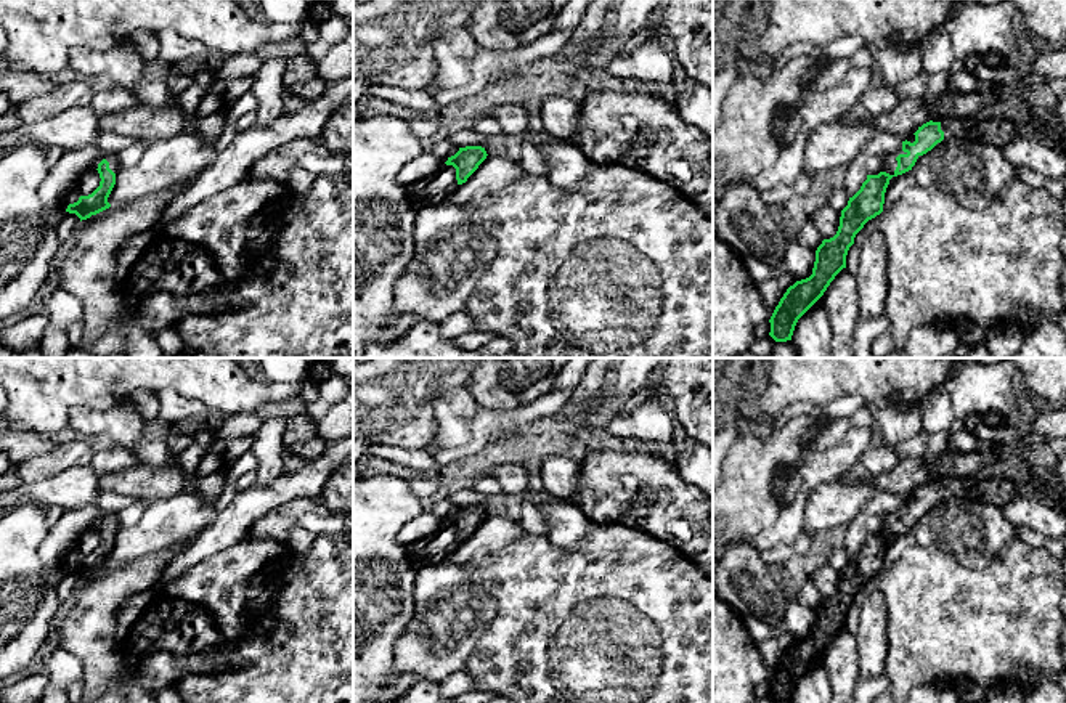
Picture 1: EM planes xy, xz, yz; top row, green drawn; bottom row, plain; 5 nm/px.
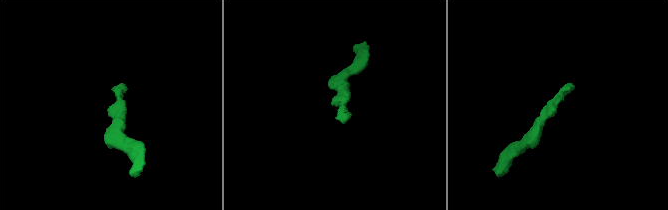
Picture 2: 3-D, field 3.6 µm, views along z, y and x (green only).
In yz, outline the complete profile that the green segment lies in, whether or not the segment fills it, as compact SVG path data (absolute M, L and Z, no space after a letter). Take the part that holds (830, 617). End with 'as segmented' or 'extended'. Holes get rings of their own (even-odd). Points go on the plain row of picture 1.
M934 477L918 486L897 512L885 515L883 530L867 534L861 549L841 570L833 597L824 599L816 610L812 634L787 648L769 682L775 701L791 700L798 679L824 655L835 636L846 628L846 615L864 584L883 571L885 552L893 536L909 533L915 522L938 502L974 494L983 502L1003 506L1016 498L1015 485L1005 478L976 480L974 477Z; extended

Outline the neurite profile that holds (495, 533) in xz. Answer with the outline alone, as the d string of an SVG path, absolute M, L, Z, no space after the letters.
M486 515L466 542L454 546L440 560L448 563L467 563L477 552L501 551L527 533L520 520L499 515Z

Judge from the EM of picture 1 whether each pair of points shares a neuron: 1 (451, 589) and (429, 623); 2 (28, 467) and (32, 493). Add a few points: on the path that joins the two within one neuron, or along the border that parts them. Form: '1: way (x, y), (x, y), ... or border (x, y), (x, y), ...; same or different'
1: way (445, 597), (445, 607), (437, 615); same
2: border (37, 479), (21, 483); different

